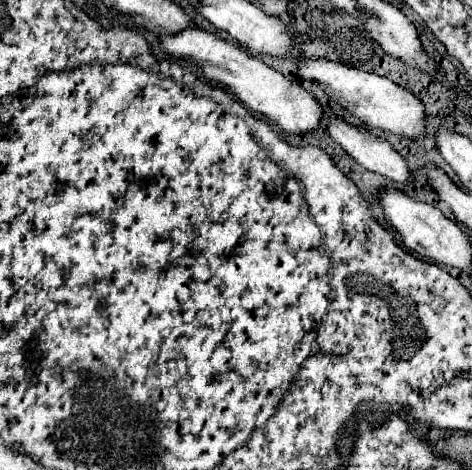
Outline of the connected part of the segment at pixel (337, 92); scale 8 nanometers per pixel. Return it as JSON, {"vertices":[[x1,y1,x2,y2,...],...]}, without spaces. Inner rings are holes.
{"vertices":[[303,54,295,60,295,64,297,64,297,76,301,80,317,82,327,96,331,96,335,102,339,102,343,108,347,108,353,116,363,120,367,126,383,128,403,138,417,138,423,134,425,130,423,104,409,90,393,84,391,80,325,58,307,58]]}

